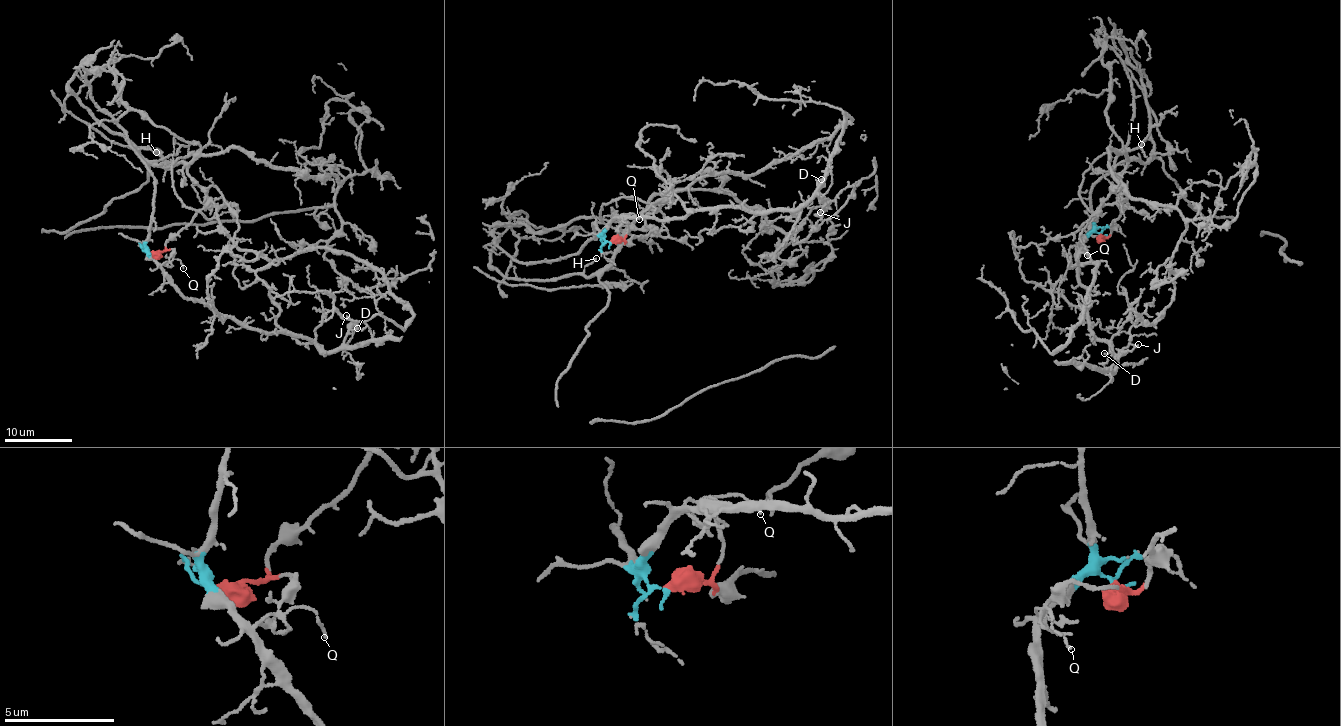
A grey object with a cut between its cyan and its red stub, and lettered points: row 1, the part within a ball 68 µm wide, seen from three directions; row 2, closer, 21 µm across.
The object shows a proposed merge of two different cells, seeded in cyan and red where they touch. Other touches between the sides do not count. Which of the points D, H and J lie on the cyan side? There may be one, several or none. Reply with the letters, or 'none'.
D, J

